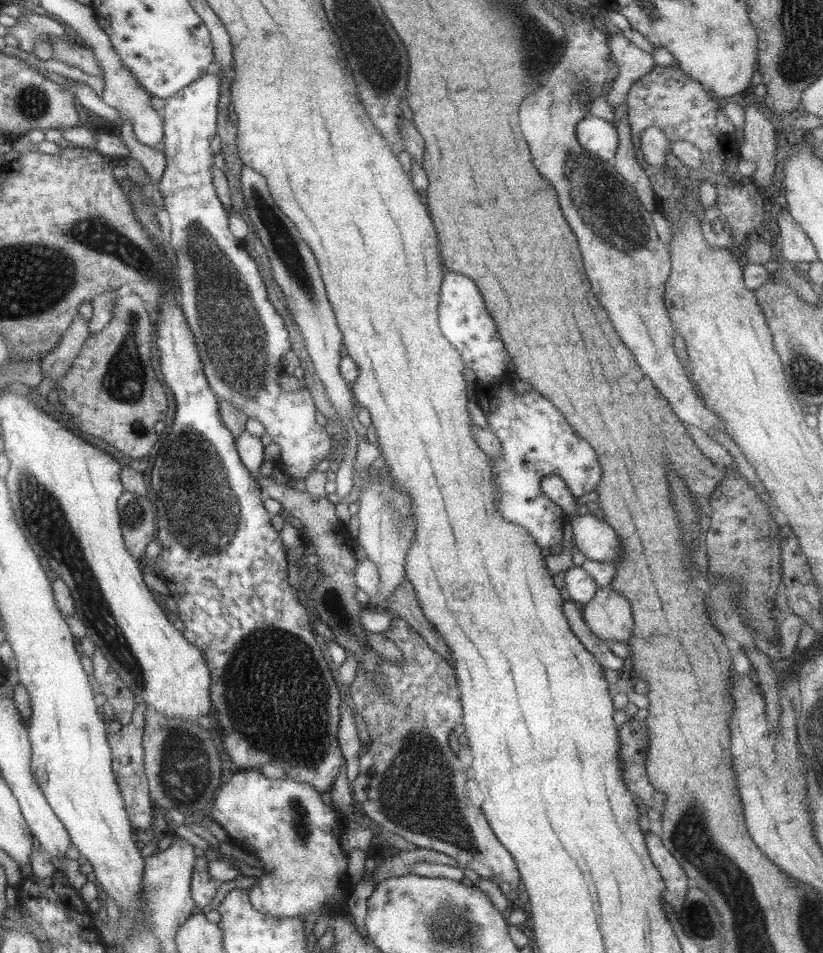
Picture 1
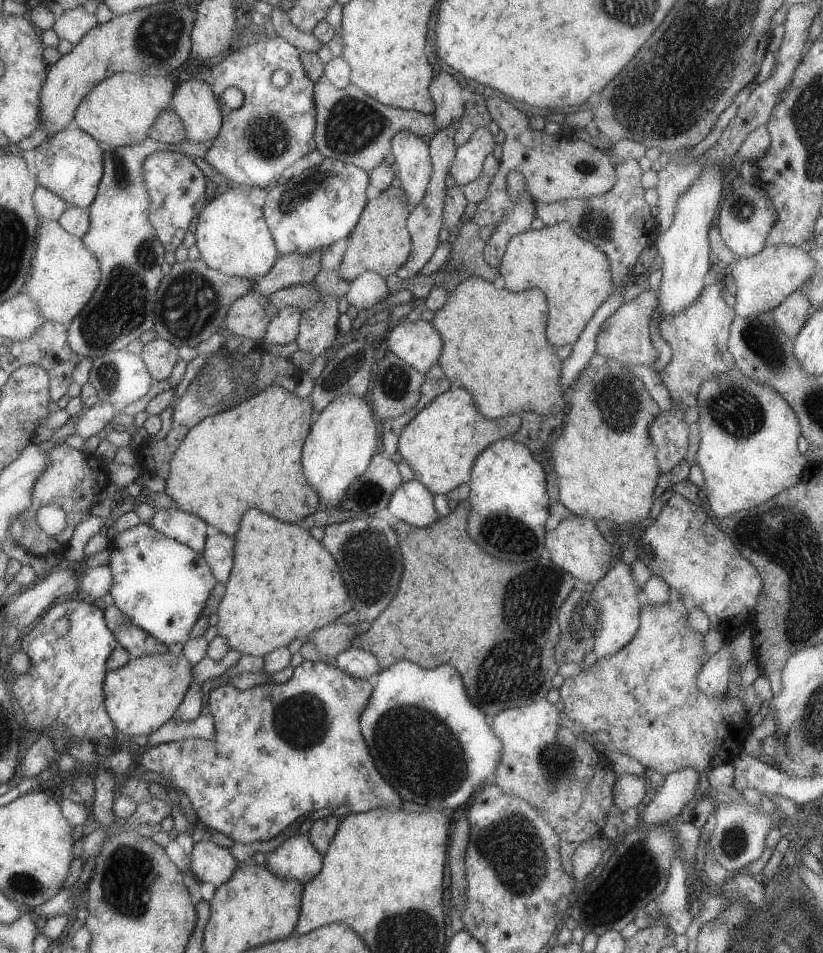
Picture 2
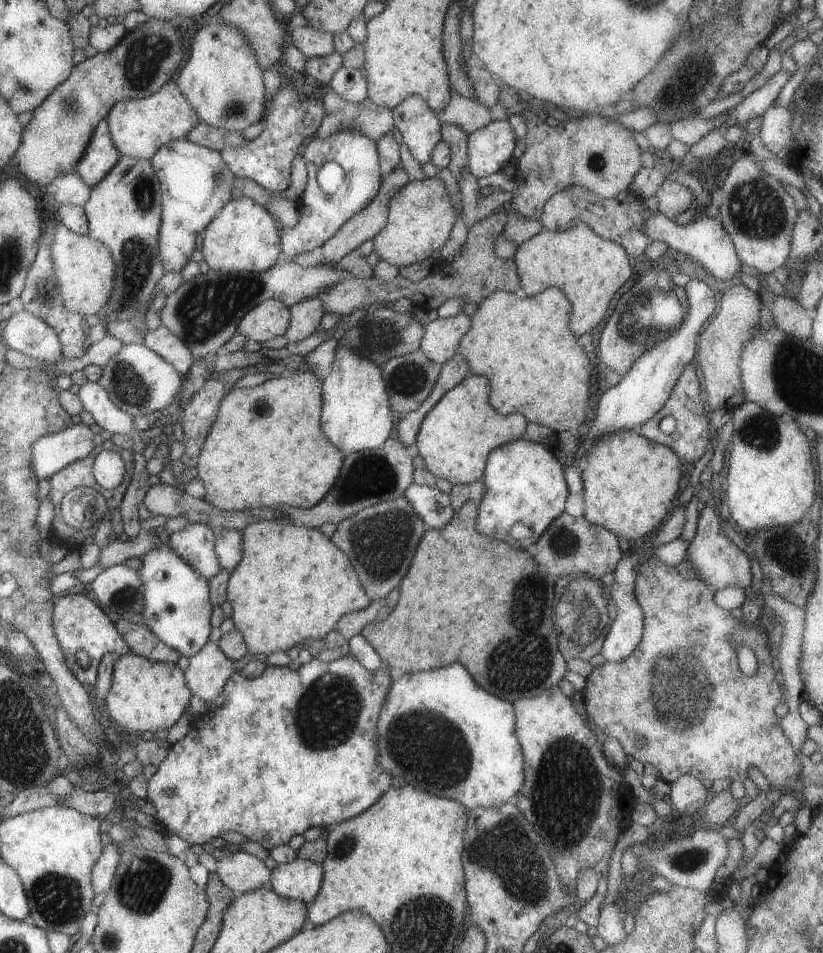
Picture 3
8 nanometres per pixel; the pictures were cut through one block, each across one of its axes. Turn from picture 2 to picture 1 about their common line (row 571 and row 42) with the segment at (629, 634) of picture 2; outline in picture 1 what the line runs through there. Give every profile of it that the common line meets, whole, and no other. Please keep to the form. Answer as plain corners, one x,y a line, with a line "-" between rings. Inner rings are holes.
606,34
610,59
617,67
617,76
613,79
611,89
607,92
606,102
614,112
619,104
625,102
627,91
636,80
647,74
655,65
647,52
639,50
629,41
627,34

